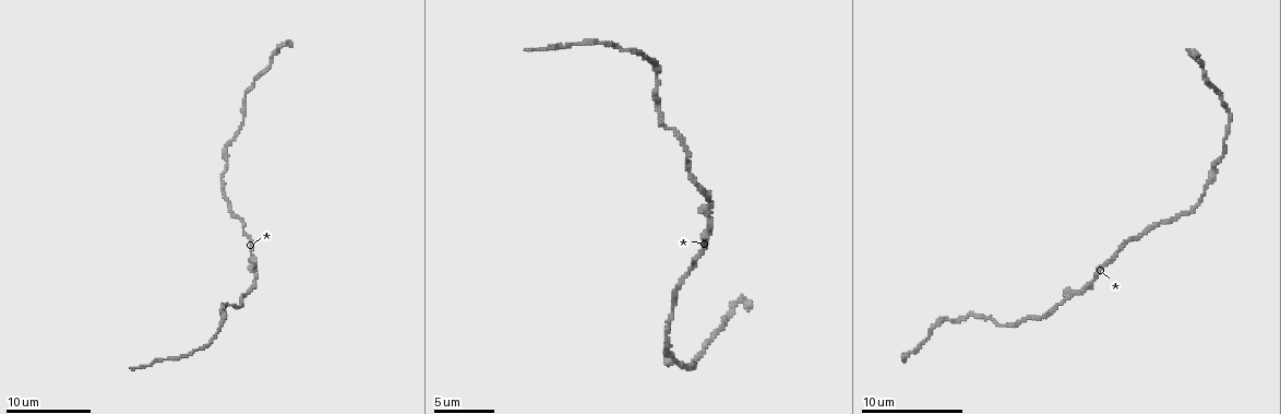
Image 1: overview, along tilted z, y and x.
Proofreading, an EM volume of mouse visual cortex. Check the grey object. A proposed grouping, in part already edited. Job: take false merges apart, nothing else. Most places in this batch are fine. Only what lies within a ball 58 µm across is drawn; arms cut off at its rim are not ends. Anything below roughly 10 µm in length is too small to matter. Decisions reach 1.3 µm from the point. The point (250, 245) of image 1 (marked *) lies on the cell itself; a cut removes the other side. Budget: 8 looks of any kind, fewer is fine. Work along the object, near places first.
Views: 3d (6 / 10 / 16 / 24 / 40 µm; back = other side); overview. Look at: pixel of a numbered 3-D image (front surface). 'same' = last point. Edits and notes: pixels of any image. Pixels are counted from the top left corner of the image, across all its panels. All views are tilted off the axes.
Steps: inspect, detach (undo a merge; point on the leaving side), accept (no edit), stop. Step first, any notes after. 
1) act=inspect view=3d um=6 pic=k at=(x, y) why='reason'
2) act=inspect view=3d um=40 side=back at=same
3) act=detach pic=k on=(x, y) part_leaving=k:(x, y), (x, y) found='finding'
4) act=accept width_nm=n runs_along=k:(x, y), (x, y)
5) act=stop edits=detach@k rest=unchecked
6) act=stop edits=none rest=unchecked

act=inspect view=3d um=10 pic=1 at=(256, 280) why='a narrow waist'

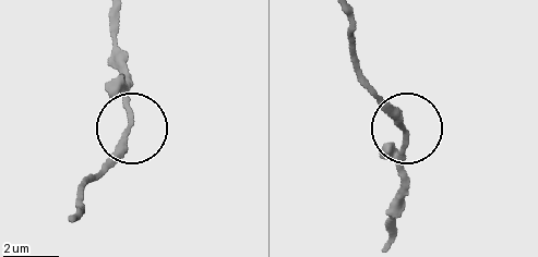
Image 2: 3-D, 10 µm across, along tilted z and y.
act=accept runs_along=2:(389, 229), (402, 127), (372, 95) found='continuous, no second cell'

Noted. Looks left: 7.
act=inspect view=3d um=6 pic=1 at=(656, 80) why='thin neck'

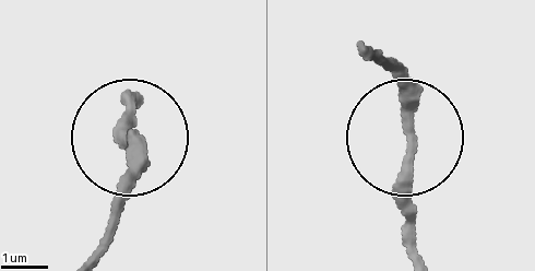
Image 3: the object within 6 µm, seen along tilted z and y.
act=accept found='all the same cell'

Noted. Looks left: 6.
act=inspect view=3d um=10 pic=1 at=(990, 318) why='narrows sharply'

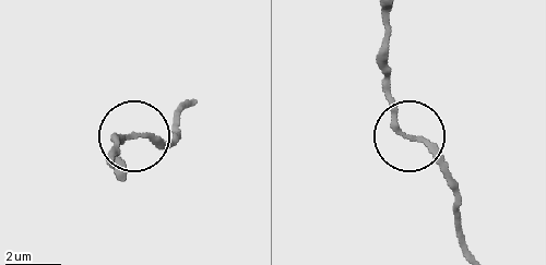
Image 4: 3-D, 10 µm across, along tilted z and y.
act=accept runs_along=4:(473, 253), (461, 233), (451, 175), (403, 132), (387, 77) found='one cell here'

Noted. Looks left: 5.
act=inspect view=3d um=16 pic=1 at=(230, 143) why='thick turns thin'

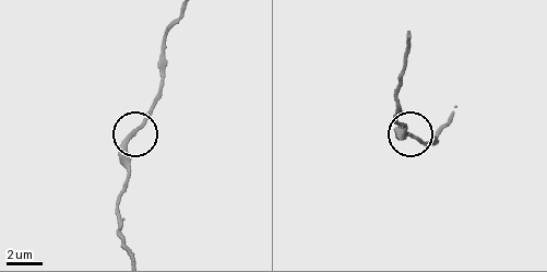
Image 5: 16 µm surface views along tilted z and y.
act=accept runs_along=5:(129, 253), (116, 207), (129, 142), (155, 101) found='all the same cell'

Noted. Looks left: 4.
act=stop edits=none rest=unchecked

